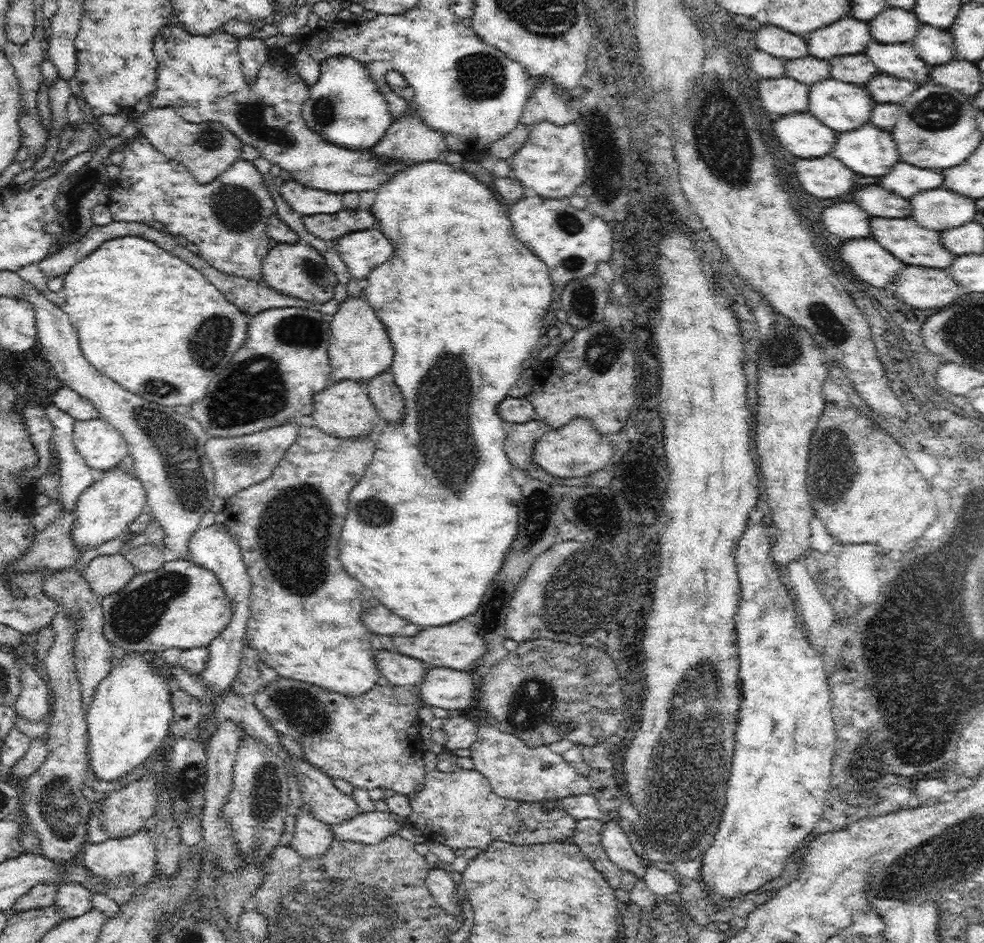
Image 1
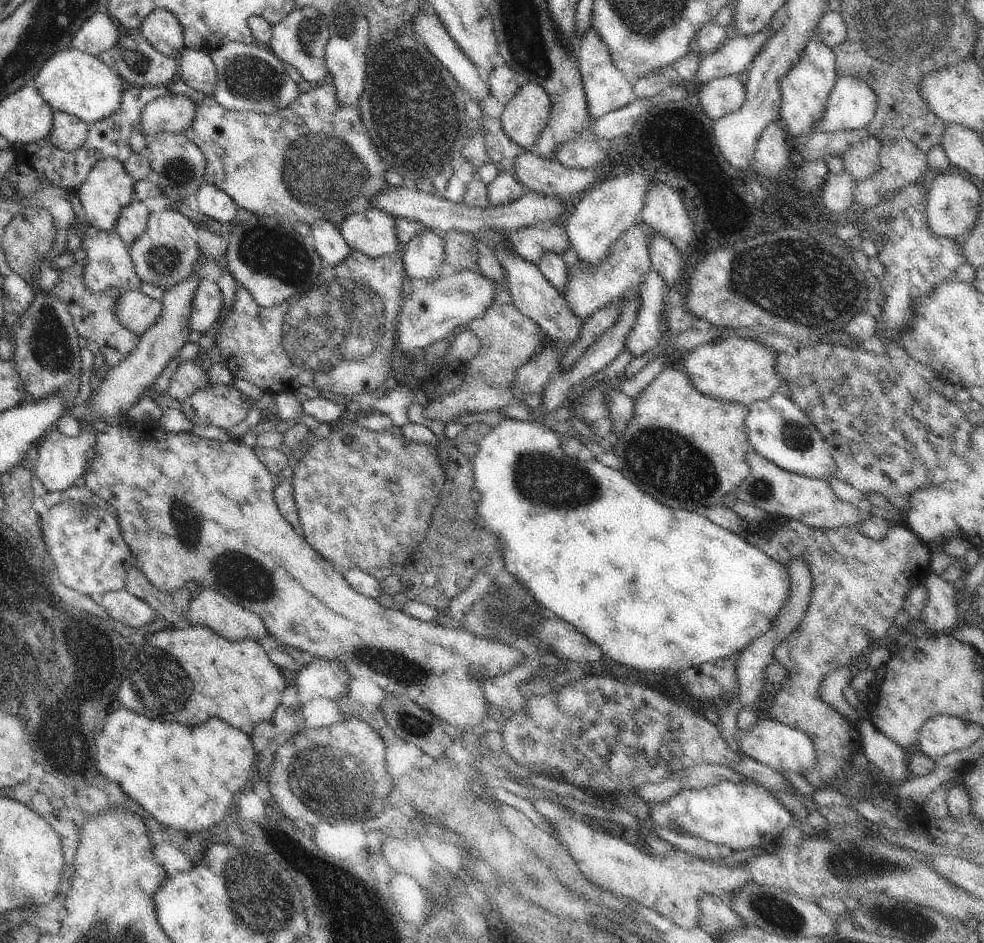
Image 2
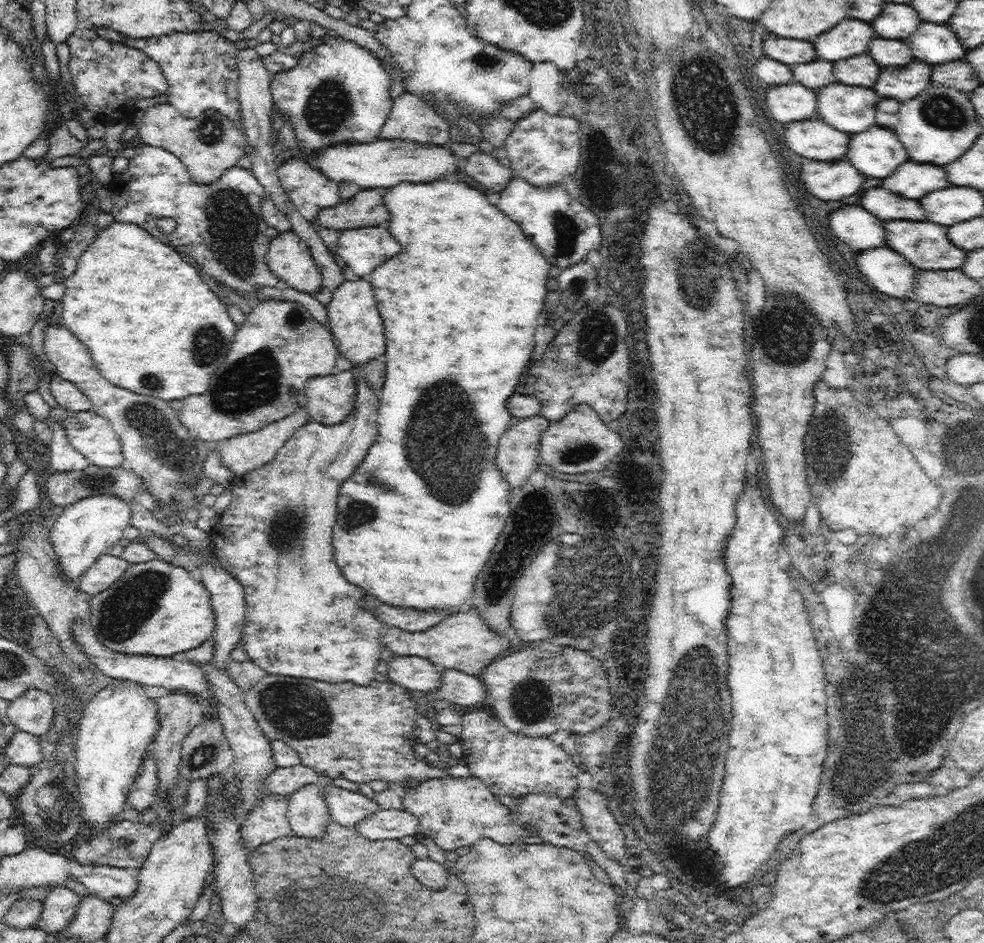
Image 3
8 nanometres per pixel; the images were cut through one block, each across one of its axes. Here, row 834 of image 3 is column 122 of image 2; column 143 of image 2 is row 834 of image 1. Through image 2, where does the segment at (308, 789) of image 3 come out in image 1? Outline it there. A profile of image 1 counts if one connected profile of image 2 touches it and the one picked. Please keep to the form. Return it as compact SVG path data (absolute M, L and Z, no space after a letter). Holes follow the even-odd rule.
M301 807L296 816L291 846L304 857L317 859L325 855L333 842L333 825L316 819L310 811Z

